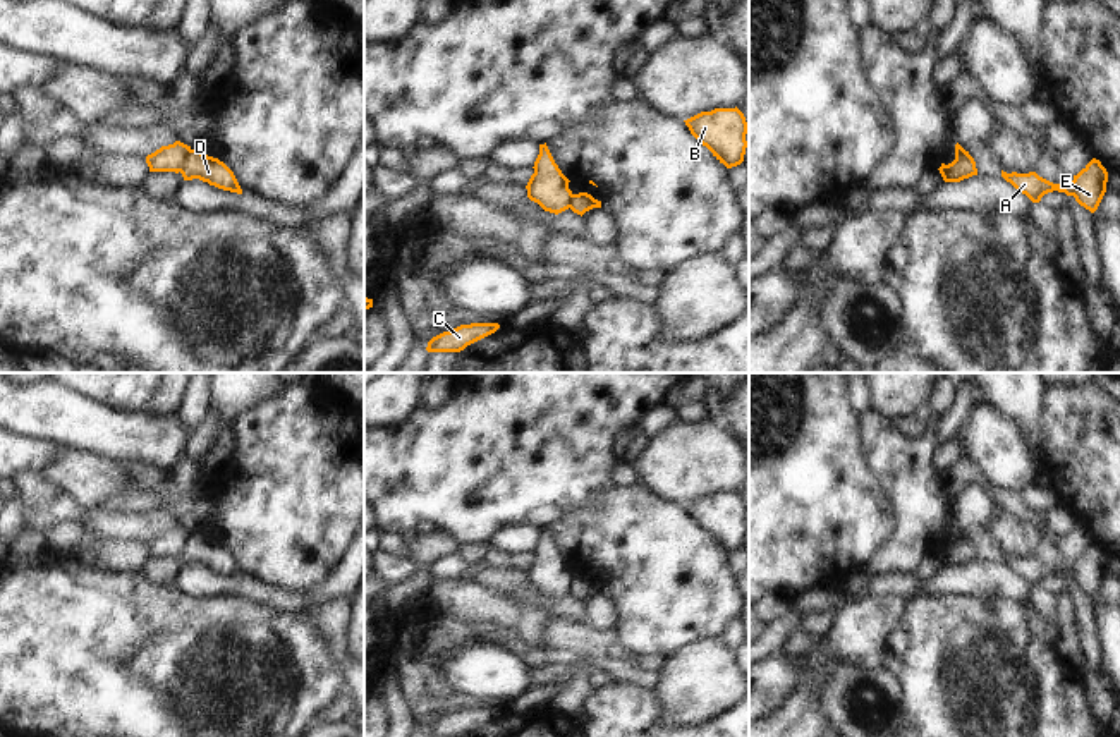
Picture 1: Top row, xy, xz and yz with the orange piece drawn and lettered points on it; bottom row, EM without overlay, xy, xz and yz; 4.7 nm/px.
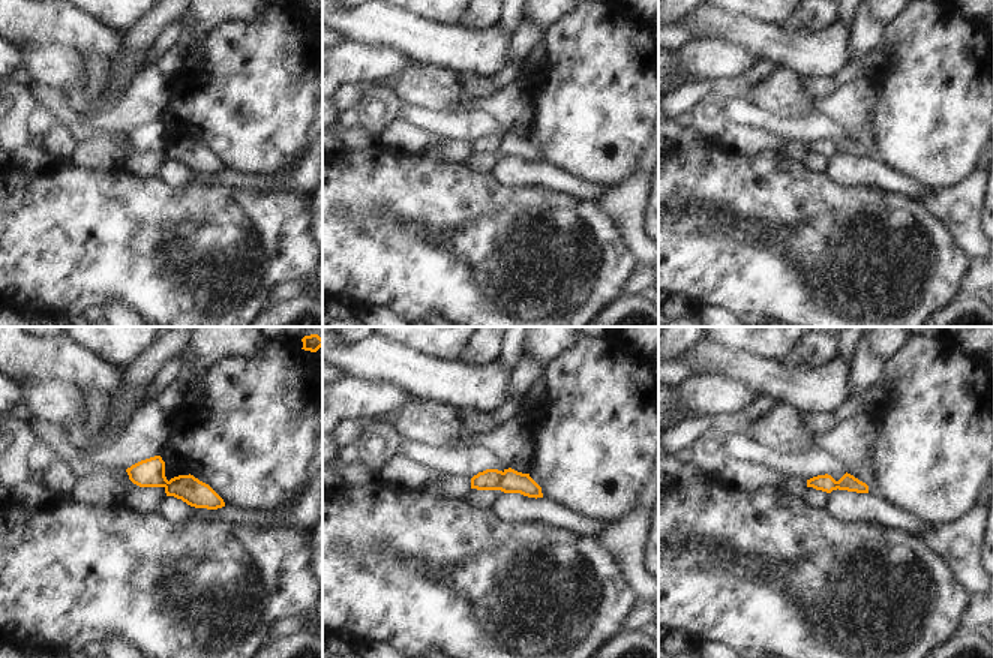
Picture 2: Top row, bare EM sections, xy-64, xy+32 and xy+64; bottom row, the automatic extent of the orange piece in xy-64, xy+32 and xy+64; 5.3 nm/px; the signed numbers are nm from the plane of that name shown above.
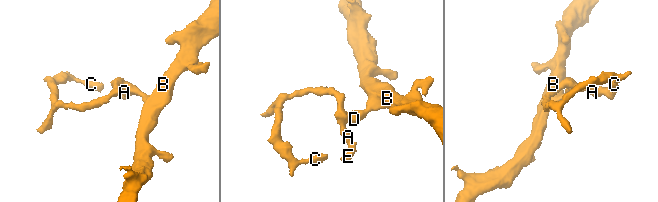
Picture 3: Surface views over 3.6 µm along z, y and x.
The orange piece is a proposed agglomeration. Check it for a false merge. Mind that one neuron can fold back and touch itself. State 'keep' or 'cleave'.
cleave

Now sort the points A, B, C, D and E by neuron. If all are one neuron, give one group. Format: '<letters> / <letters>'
A C E / B D

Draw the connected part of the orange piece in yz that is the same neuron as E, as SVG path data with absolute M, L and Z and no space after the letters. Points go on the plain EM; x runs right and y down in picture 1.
M1093 543L1070 569L1053 569L1036 557L1029 558L1007 558L1001 555L1001 562L1010 567L1017 576L1026 579L1032 588L1039 588L1048 577L1058 576L1067 581L1074 581L1075 586L1094 598L1106 577L1108 557L1099 545Z

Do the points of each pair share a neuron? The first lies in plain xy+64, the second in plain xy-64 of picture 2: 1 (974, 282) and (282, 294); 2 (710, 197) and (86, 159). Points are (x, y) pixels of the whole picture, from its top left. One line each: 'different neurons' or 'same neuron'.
1: same neuron
2: different neurons

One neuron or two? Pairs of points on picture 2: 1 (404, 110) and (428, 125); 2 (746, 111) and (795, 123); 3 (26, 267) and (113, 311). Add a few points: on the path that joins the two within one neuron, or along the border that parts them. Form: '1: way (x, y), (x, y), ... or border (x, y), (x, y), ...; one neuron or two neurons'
1: way (410, 114), (422, 119); one neuron
2: way (758, 119), (770, 123), (783, 123); one neuron
3: border (99, 306), (107, 300), (119, 299), (137, 311); two neurons

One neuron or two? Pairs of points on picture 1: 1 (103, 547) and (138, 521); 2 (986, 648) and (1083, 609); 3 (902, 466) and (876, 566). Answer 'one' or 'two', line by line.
1: two
2: two
3: one

